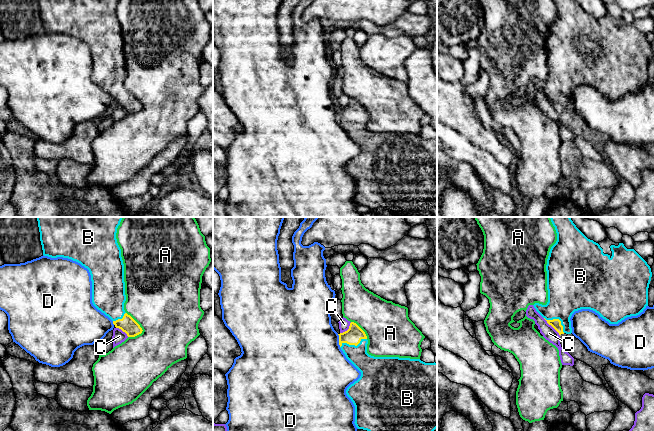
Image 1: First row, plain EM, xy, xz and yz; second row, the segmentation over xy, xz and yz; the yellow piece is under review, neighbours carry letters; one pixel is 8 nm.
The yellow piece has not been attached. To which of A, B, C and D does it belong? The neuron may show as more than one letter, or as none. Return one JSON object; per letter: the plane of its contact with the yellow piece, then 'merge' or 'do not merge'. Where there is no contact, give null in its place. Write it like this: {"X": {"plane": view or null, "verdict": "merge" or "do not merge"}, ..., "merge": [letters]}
{"A": {"plane": "xy", "verdict": "do not merge"}, "B": {"plane": "xz", "verdict": "merge"}, "C": {"plane": "yz", "verdict": "do not merge"}, "D": {"plane": "xz", "verdict": "do not merge"}, "merge": ["B"]}

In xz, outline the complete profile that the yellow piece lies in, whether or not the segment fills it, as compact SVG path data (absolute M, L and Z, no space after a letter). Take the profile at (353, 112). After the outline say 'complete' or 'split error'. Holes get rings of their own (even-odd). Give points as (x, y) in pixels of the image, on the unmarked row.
M354 98L350 99L349 105L339 111L339 121L346 134L361 148L360 154L351 160L346 170L355 182L355 201L358 205L369 207L372 211L389 210L396 214L431 214L433 207L437 204L437 139L425 139L420 135L399 133L374 133L367 129L367 112L365 108Z; split error

